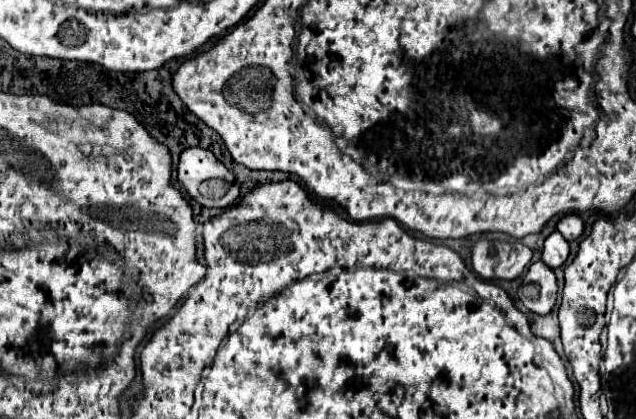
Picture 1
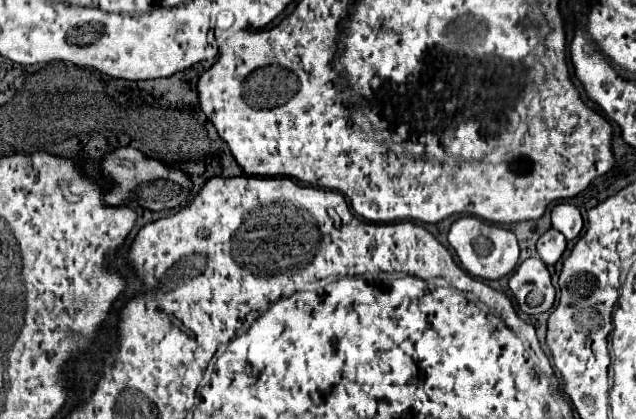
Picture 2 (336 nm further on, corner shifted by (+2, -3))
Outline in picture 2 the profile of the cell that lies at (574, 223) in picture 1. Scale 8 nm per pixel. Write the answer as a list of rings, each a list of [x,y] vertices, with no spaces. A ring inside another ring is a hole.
[[[557,204],[551,210],[551,222],[553,222],[553,228],[559,230],[567,240],[573,240],[583,228],[581,212],[573,204]]]

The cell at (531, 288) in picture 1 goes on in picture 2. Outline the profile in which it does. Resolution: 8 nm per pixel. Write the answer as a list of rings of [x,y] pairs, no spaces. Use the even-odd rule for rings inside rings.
[[[527,258],[509,278],[509,288],[517,298],[519,310],[535,316],[553,308],[555,288],[547,266],[539,258]]]

